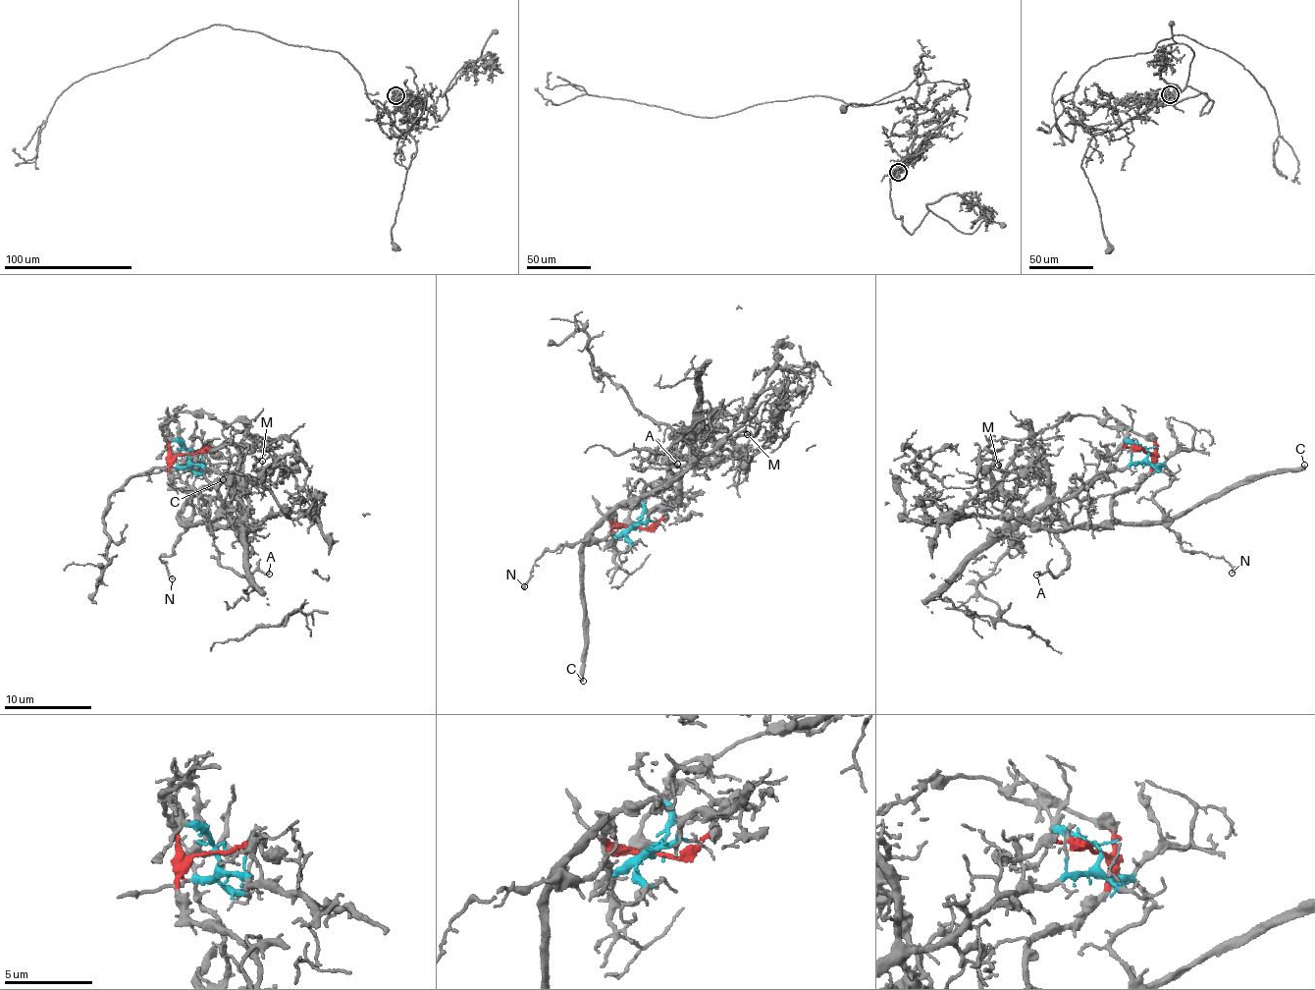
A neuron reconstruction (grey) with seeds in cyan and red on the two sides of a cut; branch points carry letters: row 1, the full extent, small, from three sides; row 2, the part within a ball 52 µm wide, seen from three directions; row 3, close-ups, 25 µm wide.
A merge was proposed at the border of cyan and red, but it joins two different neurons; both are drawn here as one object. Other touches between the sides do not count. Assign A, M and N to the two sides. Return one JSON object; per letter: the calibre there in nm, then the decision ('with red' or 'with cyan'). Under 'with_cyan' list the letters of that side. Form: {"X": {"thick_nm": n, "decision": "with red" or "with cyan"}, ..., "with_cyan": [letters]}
{"A": {"thick_nm": 170, "decision": "with cyan"}, "M": {"thick_nm": 140, "decision": "with cyan"}, "N": {"thick_nm": 150, "decision": "with cyan"}, "with_cyan": ["A", "M", "N"]}

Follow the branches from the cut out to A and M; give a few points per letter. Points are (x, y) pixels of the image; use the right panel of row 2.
A: (1146, 452), (1140, 462), (1099, 474), (1054, 504), (1053, 528), (1068, 569), (1056, 576), (1046, 570), (1035, 574)
M: (1146, 452), (1140, 462), (1099, 474), (1014, 522), (1005, 506), (1016, 482), (999, 464)

